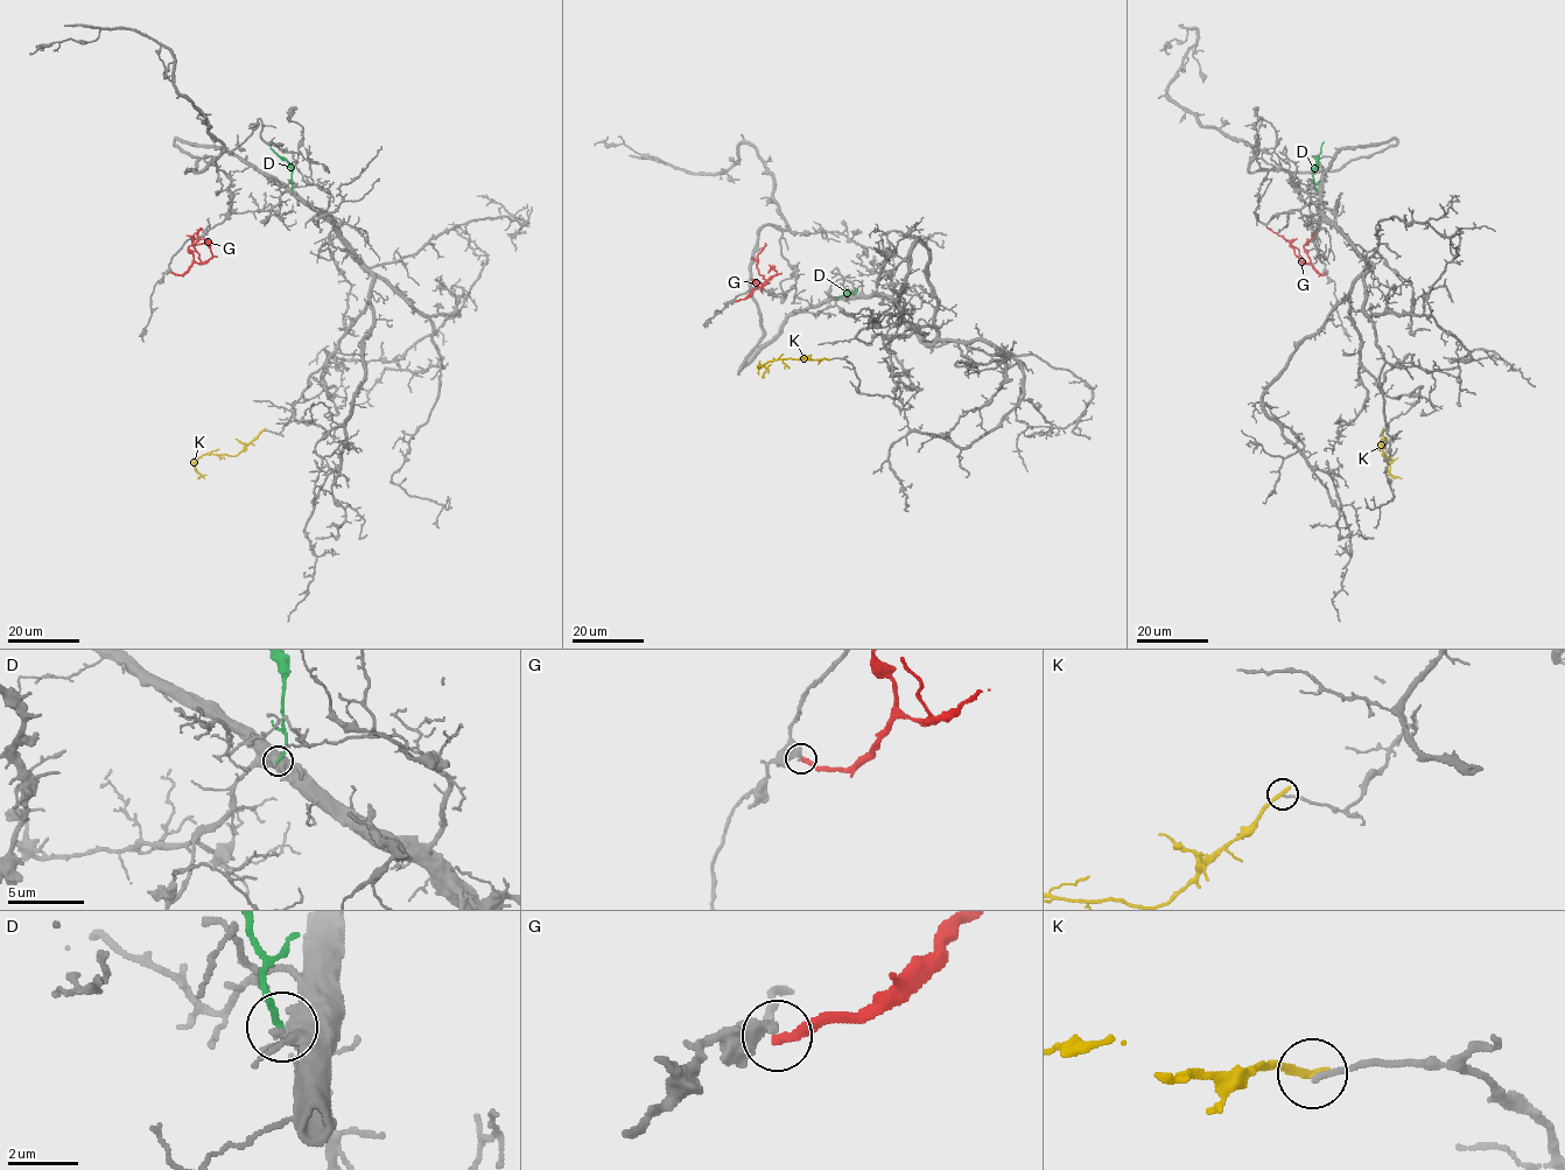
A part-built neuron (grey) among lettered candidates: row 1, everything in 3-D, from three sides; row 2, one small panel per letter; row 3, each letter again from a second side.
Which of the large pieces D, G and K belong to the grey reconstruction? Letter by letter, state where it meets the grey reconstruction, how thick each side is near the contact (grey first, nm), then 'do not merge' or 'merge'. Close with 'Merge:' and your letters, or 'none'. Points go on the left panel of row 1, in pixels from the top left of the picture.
D: meets grey at (290, 190); 750 nm thick on the grey side, 180 nm on the other; do not merge
G: meets grey at (172, 272); 420 nm thick on the grey side, 320 nm on the other; do not merge
K: meets grey at (264, 429); 150 nm thick on the grey side, 240 nm on the other; do not merge
Merge: none

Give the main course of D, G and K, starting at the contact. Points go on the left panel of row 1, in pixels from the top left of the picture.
D: (290, 190), (292, 167), (271, 148), (272, 141)
G: (172, 272), (183, 274), (194, 263), (201, 263), (191, 240), (199, 228)
K: (264, 429), (234, 455), (201, 455), (195, 464), (202, 475), (198, 478)

